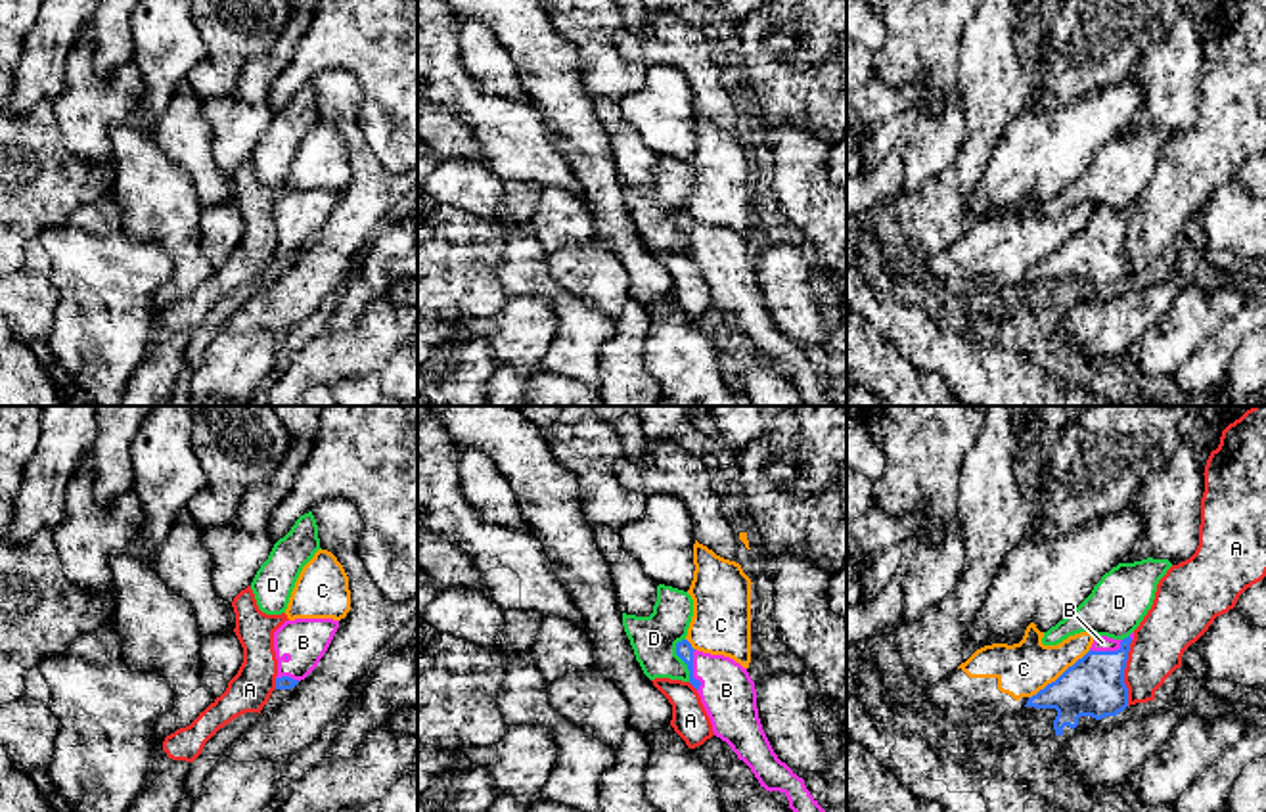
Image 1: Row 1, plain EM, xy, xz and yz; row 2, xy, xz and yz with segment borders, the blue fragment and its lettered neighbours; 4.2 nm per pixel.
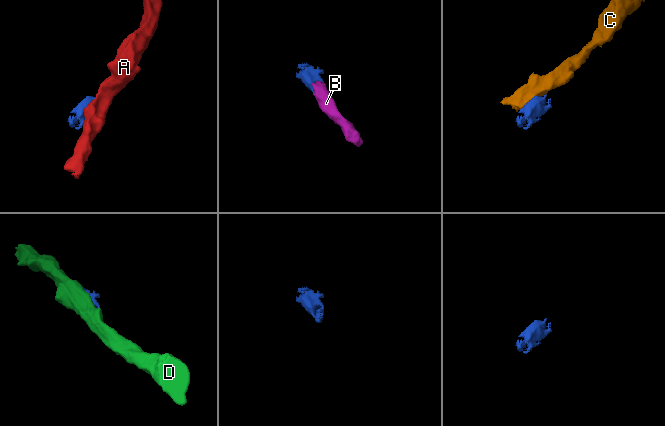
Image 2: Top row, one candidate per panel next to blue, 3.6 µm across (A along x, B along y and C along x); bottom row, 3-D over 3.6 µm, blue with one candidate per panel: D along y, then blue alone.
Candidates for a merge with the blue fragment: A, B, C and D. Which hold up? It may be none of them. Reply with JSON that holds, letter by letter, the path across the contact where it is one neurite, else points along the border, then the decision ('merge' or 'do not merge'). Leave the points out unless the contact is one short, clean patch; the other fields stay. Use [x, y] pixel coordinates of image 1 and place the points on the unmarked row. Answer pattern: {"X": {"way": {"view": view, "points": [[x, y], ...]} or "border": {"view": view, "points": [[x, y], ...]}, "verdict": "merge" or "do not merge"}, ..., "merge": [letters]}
{"A": {"verdict": "do not merge"}, "B": {"way": {"view": "xz", "points": [[684, 221], [692, 228], [692, 242], [705, 242], [726, 261]]}, "verdict": "merge"}, "C": {"border": {"view": "yz", "points": [[1090, 221], [1029, 269]]}, "verdict": "do not merge"}, "D": {"verdict": "do not merge"}, "merge": ["B"]}

